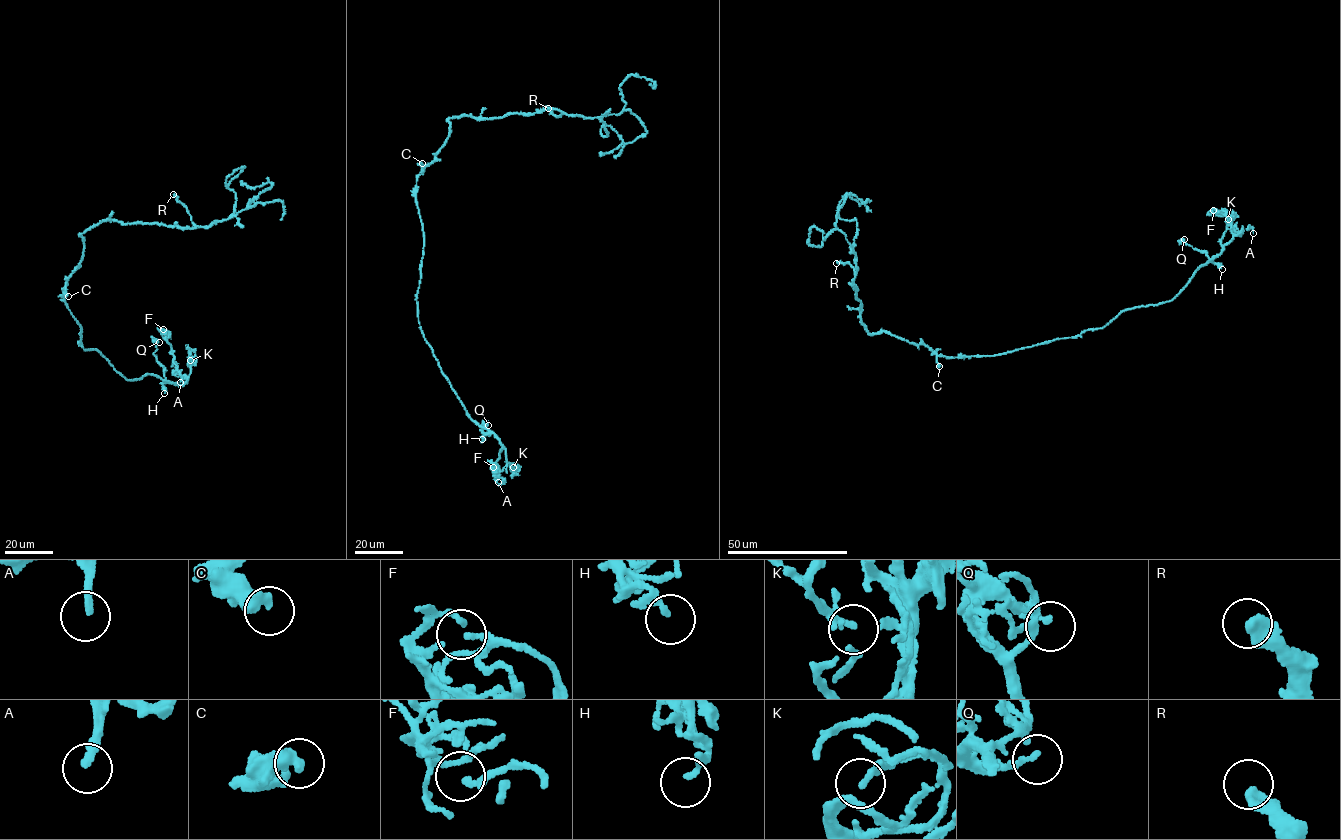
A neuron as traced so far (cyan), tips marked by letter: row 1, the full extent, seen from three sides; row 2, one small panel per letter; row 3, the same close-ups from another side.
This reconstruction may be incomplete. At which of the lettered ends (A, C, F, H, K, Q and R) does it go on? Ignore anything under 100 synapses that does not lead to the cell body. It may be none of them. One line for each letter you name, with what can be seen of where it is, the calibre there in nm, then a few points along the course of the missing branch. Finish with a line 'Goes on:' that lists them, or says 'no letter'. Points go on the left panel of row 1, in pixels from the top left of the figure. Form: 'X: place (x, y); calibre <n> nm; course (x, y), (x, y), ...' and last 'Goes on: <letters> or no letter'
A: place (180, 382); calibre 240 nm
Goes on: A

